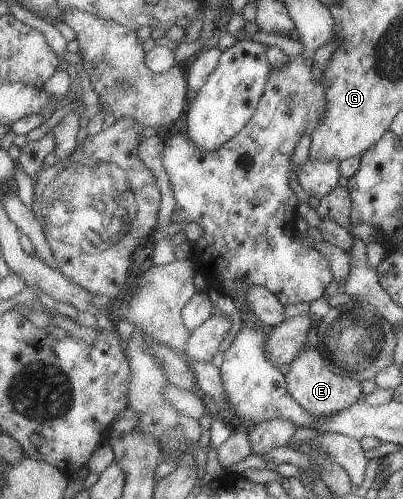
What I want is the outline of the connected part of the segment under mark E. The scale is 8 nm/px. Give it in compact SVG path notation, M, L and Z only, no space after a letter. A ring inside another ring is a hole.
M306 345L289 364L289 371L286 376L291 395L299 403L302 403L302 406L308 409L317 419L339 413L364 397L360 382L347 376L336 374L327 365L318 346Z

